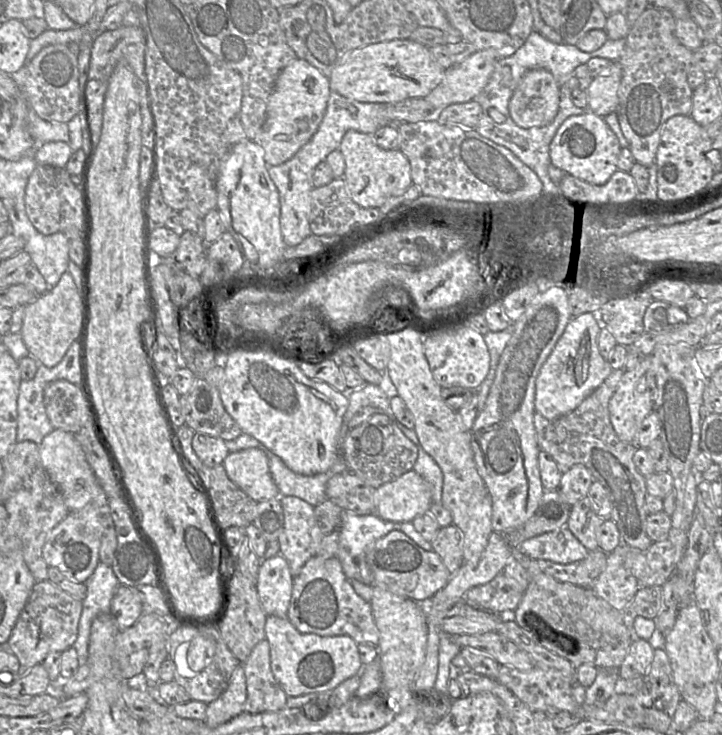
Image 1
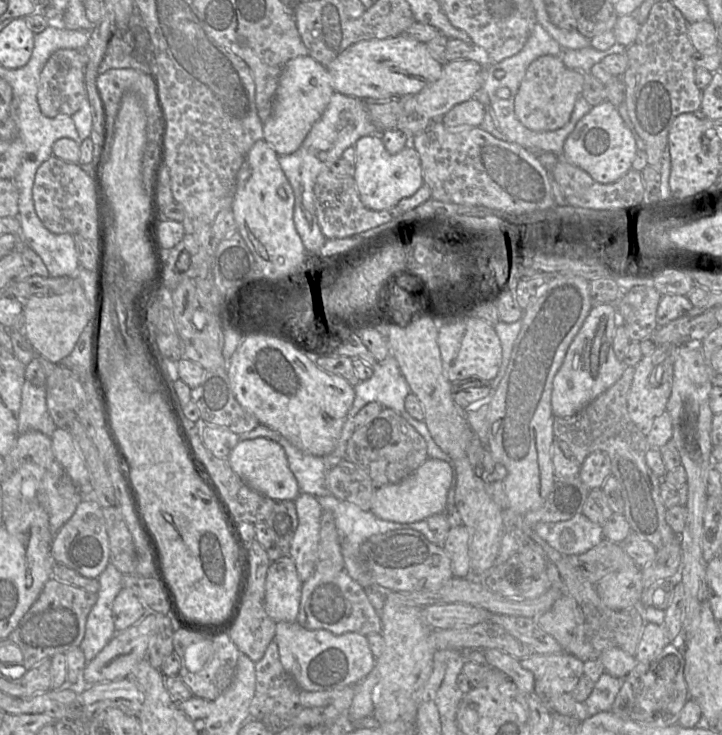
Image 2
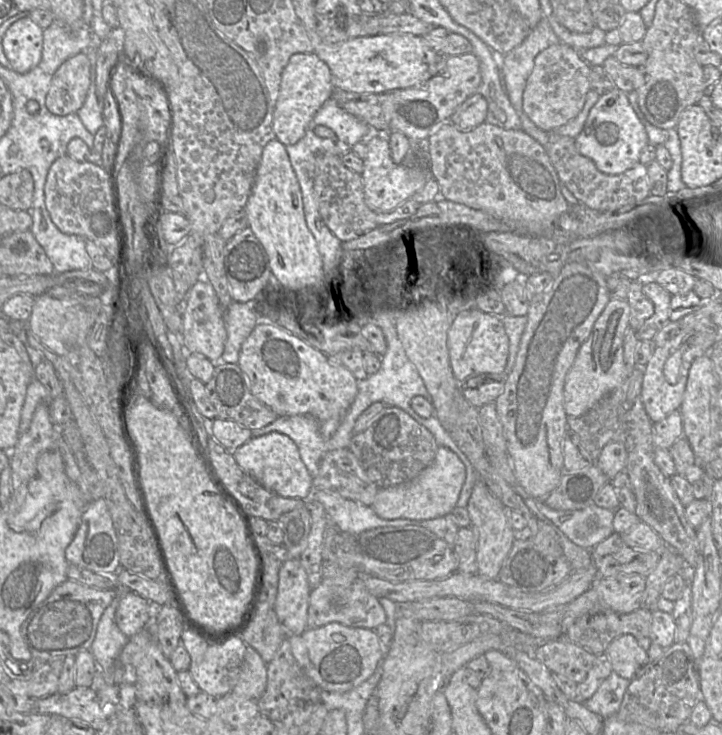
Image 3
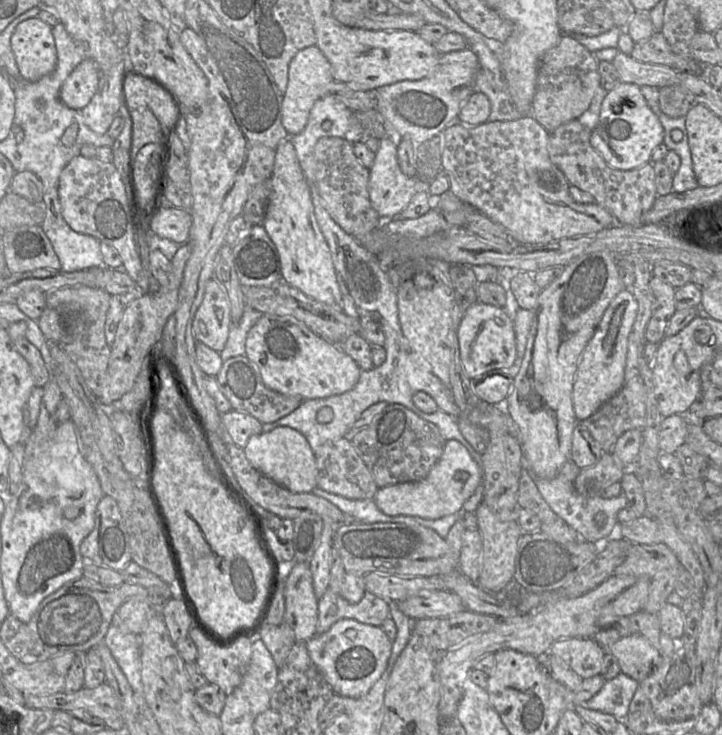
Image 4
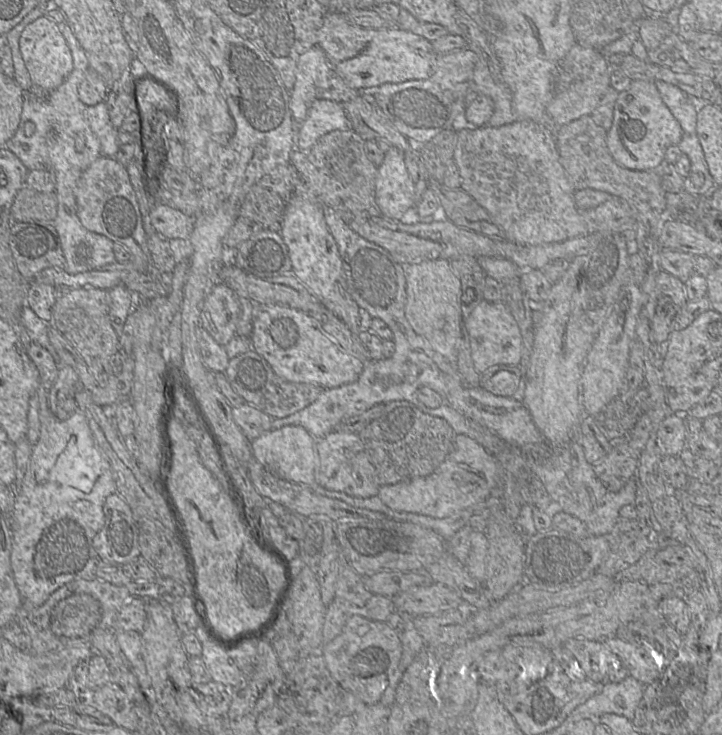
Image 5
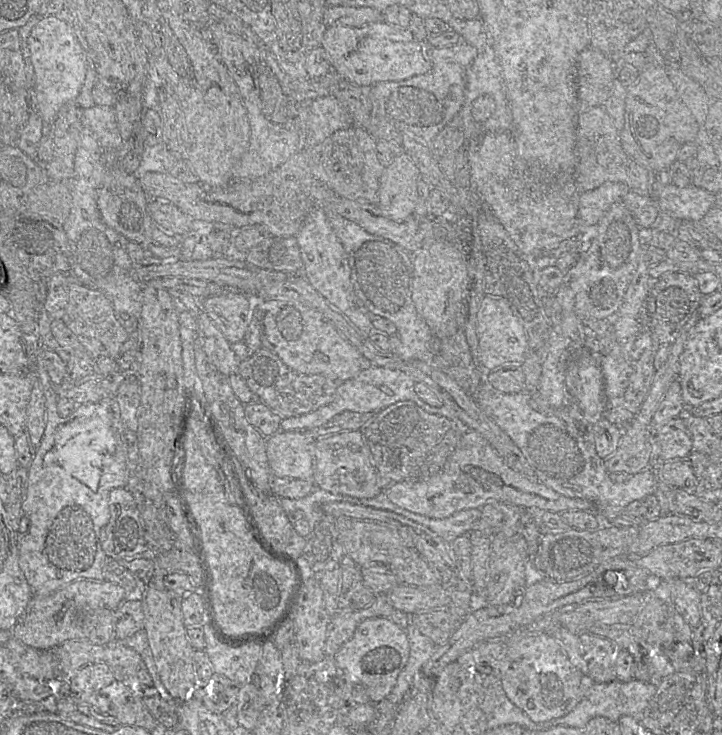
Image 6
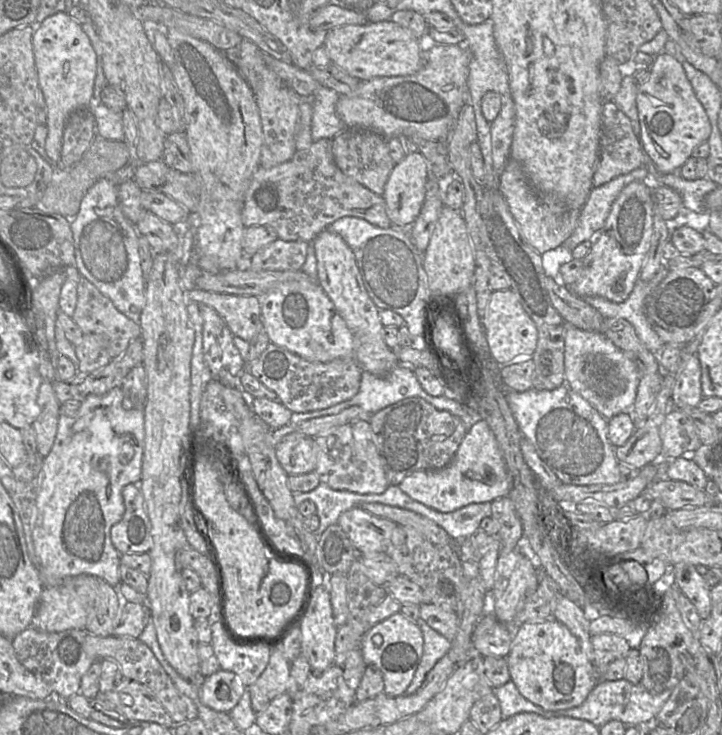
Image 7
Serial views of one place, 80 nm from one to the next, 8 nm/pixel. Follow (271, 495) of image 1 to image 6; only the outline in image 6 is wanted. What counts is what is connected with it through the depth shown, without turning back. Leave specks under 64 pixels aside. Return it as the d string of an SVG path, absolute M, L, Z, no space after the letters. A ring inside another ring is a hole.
M280 430L267 437L266 455L275 476L313 480L316 441L309 430Z

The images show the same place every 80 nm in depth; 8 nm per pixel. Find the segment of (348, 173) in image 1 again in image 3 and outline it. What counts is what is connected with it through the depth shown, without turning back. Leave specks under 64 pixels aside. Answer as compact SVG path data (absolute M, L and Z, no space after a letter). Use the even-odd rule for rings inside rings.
M375 133L366 140L367 155L364 159L364 167L361 173L366 205L377 213L387 213L404 203L414 194L419 192L430 175L430 154L428 143L413 142L401 164L396 164L392 157L387 140L387 133Z

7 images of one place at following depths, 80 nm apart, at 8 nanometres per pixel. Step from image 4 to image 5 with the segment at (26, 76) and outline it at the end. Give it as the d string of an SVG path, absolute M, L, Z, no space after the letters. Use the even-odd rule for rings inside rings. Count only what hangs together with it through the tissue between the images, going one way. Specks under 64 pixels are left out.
M45 16L37 18L25 27L19 38L19 50L31 80L31 87L27 92L29 96L44 98L60 86L73 69L71 52L58 24Z

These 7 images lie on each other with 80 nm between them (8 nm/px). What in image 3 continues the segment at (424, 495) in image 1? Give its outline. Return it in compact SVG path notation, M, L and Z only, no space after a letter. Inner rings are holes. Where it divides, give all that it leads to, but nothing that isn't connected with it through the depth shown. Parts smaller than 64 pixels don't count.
M438 447L433 462L414 479L378 490L372 509L383 519L408 518L426 520L445 516L456 506L466 479L466 467L458 455L446 447Z

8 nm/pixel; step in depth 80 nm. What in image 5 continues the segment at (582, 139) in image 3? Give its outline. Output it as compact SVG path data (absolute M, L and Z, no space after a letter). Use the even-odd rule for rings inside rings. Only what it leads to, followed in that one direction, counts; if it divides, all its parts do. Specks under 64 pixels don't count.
M634 80L626 90L619 92L612 125L606 135L607 148L617 163L631 170L656 170L663 163L666 150L677 146L682 137L683 129L664 103L655 82Z

